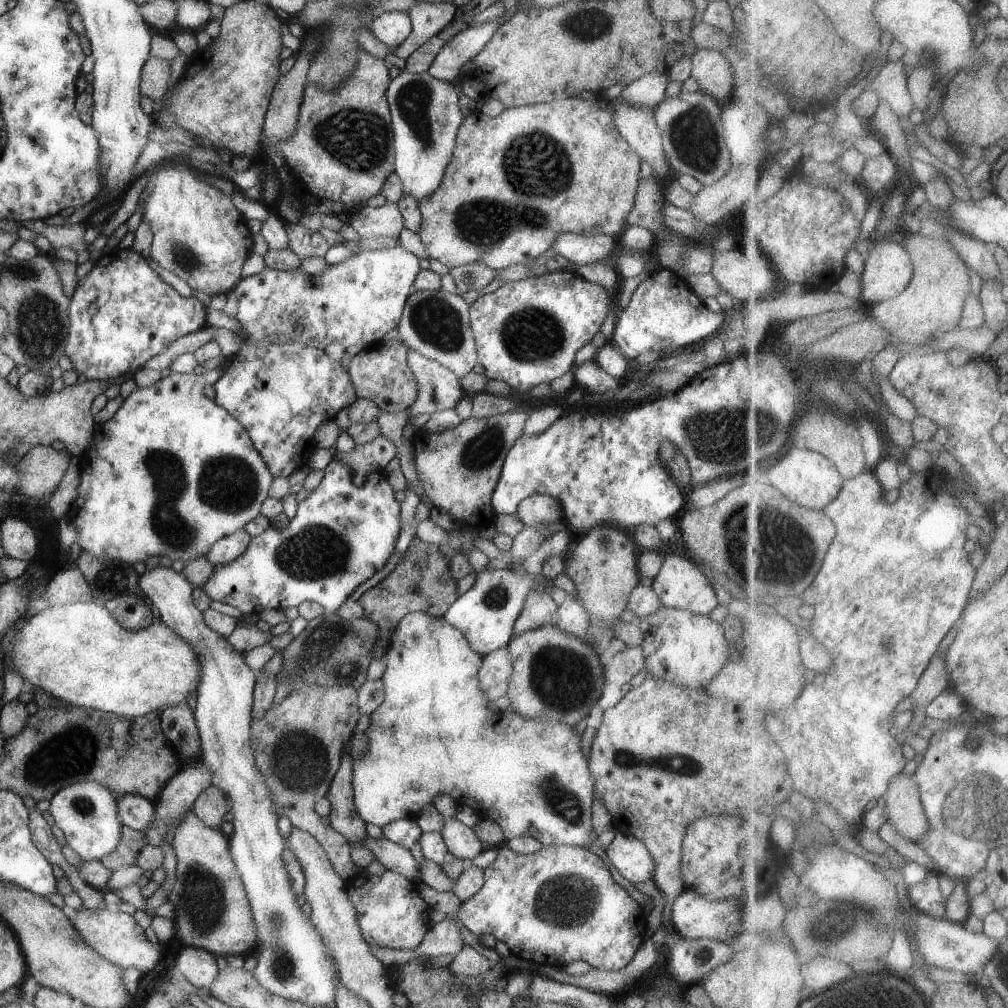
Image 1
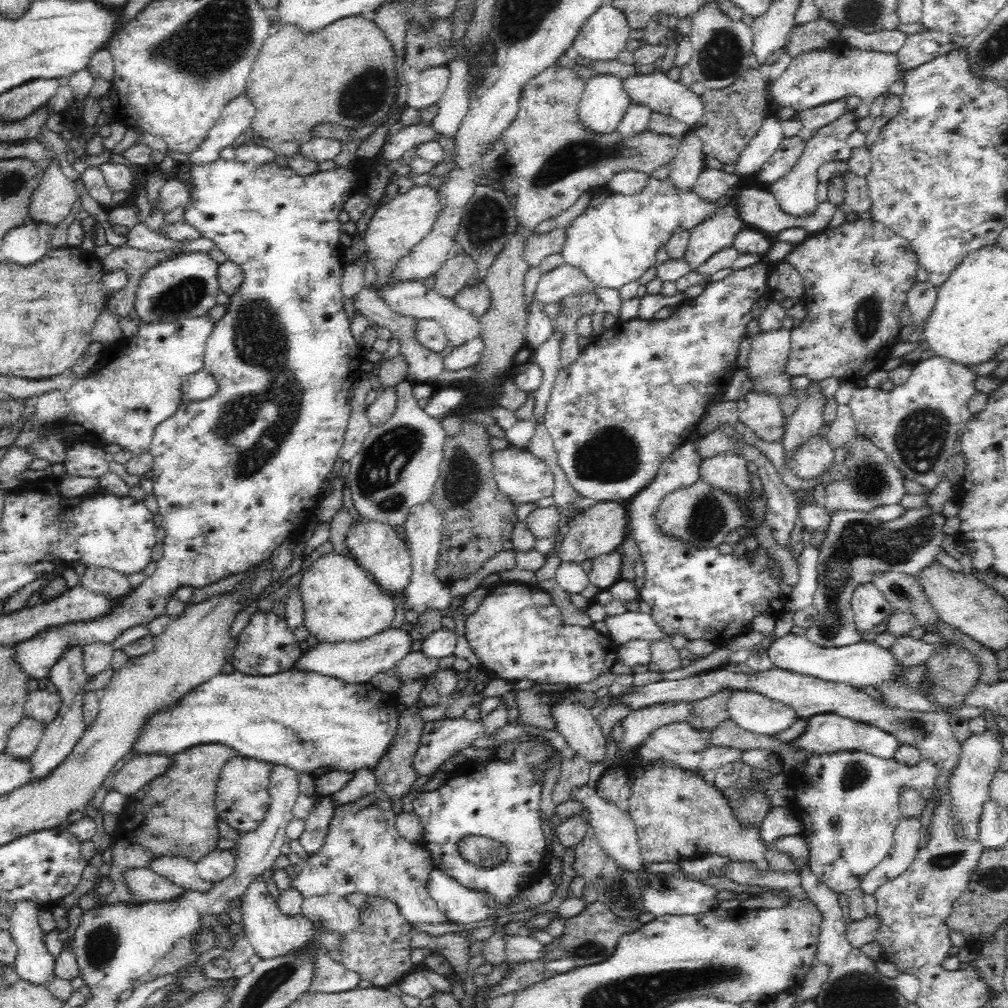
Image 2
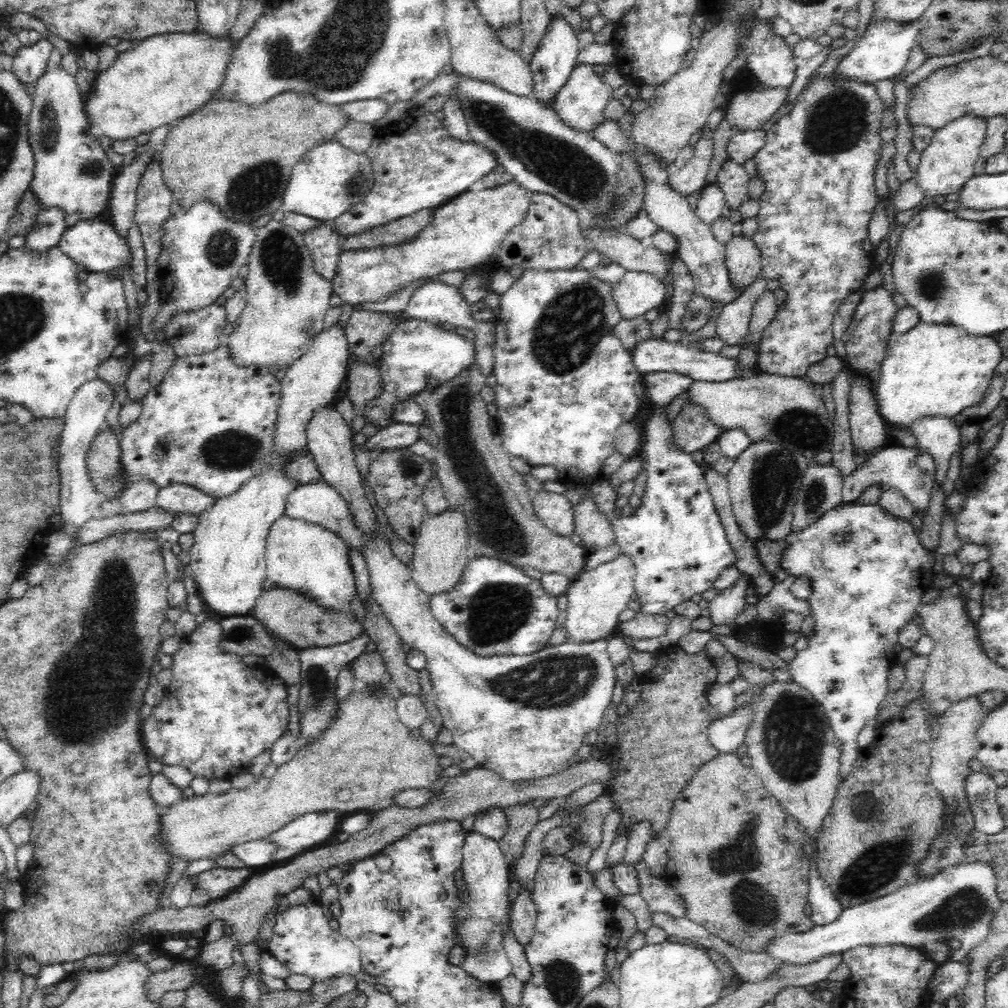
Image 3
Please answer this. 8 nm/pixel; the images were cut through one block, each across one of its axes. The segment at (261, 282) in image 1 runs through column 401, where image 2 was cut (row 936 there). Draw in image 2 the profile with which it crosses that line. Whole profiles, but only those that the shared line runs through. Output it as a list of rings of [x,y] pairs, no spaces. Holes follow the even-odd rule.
[[[258,876],[246,889],[242,896],[242,921],[245,926],[246,937],[252,943],[254,951],[261,959],[272,959],[278,956],[287,956],[291,953],[301,952],[312,946],[312,940],[316,938],[316,926],[309,918],[302,916],[288,916],[278,907],[270,891],[266,887],[264,877]]]

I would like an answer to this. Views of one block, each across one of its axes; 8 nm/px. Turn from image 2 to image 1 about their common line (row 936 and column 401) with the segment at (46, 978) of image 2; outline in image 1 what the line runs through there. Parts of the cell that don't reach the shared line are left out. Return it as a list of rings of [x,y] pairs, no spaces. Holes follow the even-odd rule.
[[[388,11],[378,15],[368,25],[382,44],[393,49],[399,47],[412,30],[410,15],[400,11]]]

